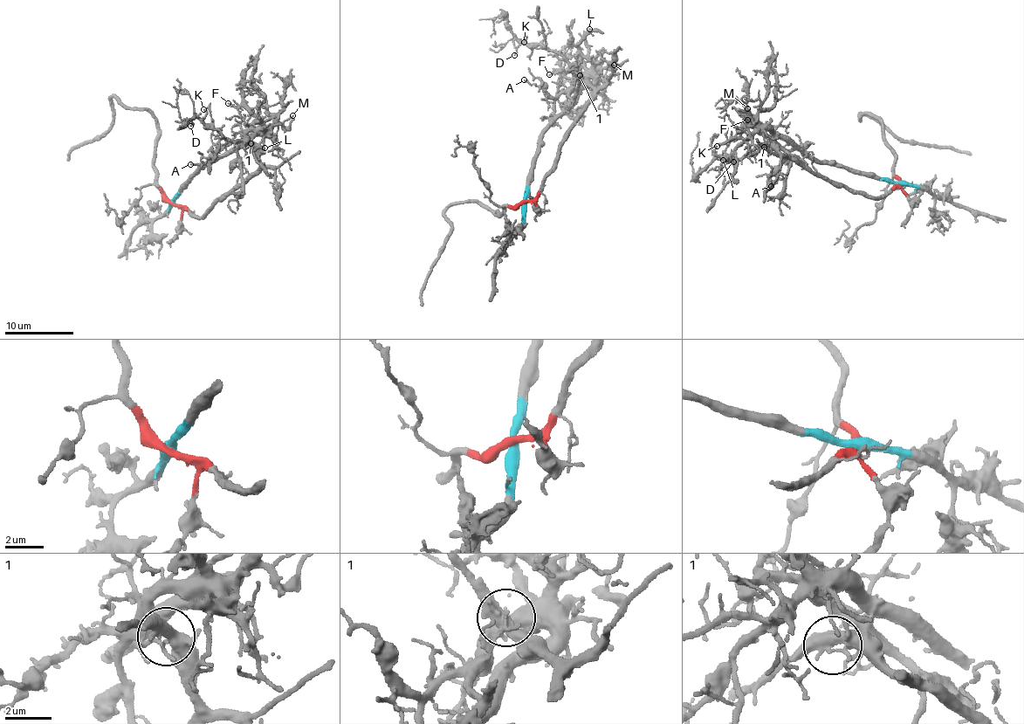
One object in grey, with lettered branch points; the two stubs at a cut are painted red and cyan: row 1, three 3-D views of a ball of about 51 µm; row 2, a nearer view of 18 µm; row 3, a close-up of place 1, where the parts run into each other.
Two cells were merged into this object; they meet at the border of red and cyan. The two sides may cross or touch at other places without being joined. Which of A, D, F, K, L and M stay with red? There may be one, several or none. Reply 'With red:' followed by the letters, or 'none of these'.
With red: D, K

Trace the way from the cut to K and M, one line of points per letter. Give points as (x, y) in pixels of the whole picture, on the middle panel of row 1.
K: (524, 203), (537, 195), (552, 169), (566, 131), (593, 97), (593, 87), (560, 55), (525, 38), (523, 41)
M: (524, 203), (532, 160), (543, 128), (594, 77), (614, 64)

